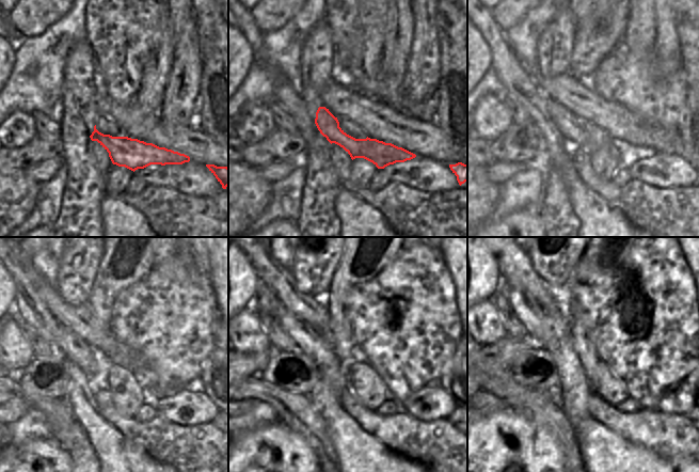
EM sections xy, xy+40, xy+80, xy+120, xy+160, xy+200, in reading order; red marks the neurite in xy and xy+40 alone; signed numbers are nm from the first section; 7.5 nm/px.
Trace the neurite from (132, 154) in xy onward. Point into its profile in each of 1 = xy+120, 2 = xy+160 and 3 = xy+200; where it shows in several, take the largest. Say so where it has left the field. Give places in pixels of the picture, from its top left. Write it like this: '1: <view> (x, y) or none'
1: xy+120 (77, 350)
2: xy+160 (298, 330)
3: xy+200 (523, 308)

